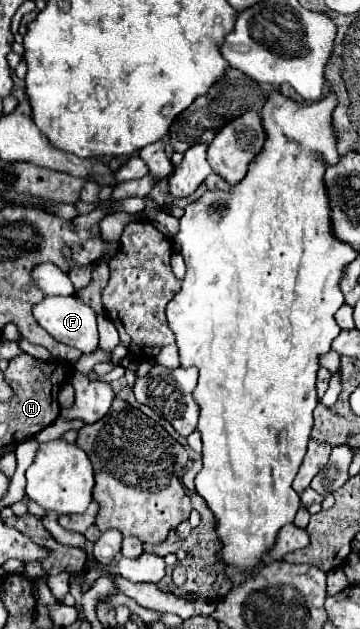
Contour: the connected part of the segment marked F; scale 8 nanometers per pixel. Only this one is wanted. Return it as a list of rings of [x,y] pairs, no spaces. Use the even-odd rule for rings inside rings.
[[[45,297],[33,307],[33,315],[43,329],[59,343],[89,355],[99,347],[95,311],[79,297]]]

